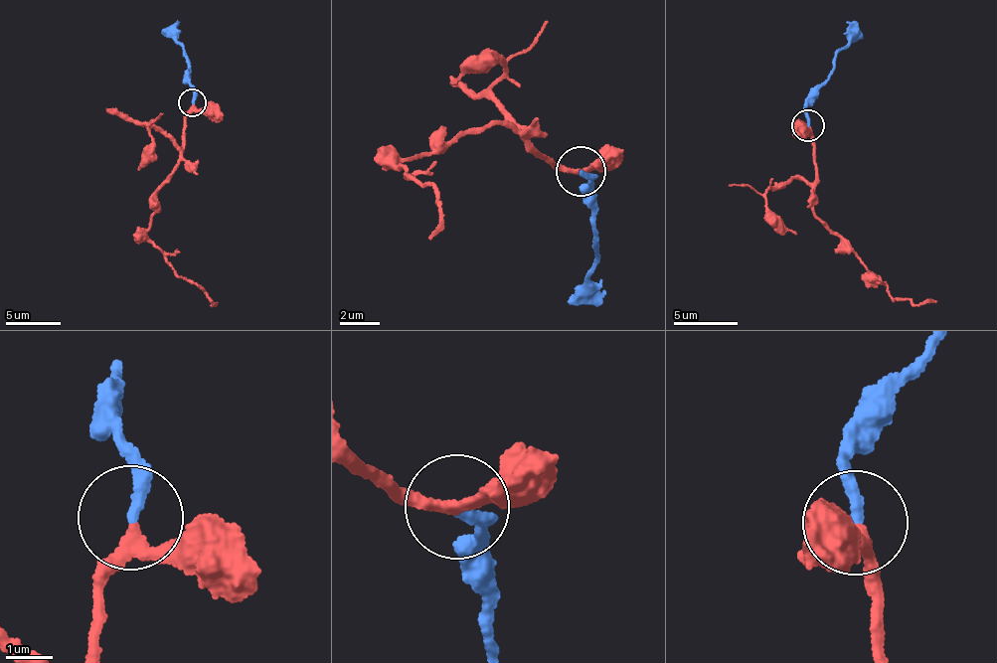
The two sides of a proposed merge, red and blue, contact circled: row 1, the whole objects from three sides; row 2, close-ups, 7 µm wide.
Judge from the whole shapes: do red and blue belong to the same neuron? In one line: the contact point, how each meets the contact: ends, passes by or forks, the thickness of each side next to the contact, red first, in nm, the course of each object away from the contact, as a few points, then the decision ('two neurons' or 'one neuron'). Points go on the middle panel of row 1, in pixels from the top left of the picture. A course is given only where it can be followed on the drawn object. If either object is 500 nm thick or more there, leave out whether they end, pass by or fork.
(581, 171) | red passes by | blue ends | 240/260 nm | red via (581, 172), (543, 158), (510, 126), (469, 131), (396, 160), (406, 173), (434, 189), (438, 223), (426, 237) | blue via (581, 172), (594, 187), (592, 239), (601, 254), (590, 283), (599, 292), (593, 306) | one neuron

